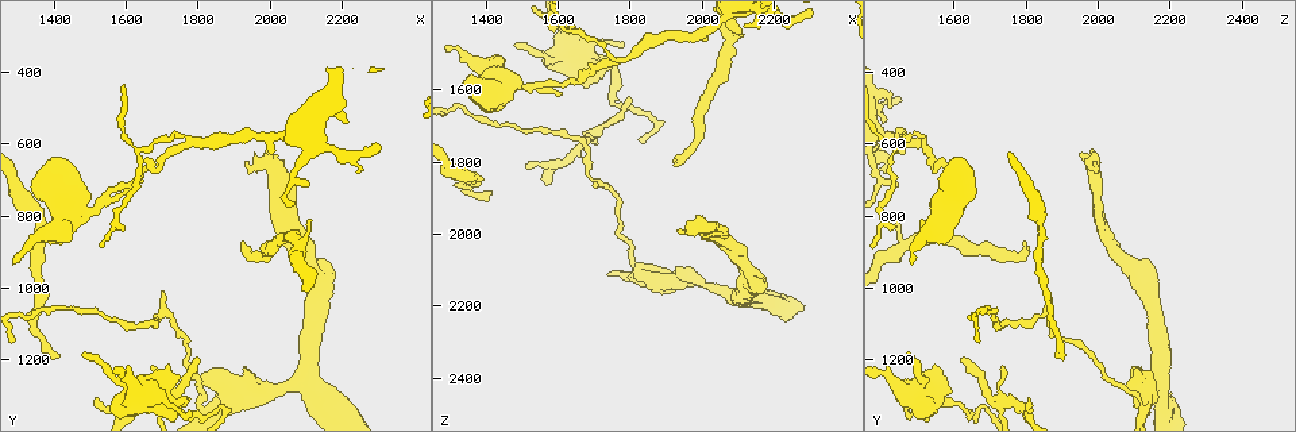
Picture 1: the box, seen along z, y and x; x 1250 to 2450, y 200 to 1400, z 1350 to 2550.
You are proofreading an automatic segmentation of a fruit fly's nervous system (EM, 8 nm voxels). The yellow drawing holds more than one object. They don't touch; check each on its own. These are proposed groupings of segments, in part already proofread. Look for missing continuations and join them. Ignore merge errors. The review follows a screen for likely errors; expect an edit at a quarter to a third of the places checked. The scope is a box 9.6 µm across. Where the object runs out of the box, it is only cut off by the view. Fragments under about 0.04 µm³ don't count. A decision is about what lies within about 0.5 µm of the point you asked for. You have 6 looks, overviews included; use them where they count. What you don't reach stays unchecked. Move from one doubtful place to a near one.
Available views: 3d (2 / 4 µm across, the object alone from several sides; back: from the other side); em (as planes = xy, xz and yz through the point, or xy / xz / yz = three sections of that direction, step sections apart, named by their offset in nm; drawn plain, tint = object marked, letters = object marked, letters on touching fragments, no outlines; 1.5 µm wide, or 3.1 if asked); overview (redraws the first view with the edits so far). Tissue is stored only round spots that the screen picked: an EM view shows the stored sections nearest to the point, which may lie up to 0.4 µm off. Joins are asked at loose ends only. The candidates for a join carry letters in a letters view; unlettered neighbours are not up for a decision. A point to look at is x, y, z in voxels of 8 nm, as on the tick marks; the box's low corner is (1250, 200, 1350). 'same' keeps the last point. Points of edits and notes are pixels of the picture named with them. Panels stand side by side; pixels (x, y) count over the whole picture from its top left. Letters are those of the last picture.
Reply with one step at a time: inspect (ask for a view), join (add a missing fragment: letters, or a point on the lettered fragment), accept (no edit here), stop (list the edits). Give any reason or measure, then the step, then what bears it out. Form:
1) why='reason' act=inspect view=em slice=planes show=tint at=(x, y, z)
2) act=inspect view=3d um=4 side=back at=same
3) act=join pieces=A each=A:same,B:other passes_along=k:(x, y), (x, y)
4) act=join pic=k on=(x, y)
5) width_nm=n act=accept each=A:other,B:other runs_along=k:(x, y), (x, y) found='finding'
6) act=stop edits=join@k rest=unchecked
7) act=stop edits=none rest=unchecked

why='thin end' act=inspect view=em slice=yz step=4 show=tint at=(1410, 1200, 1880)

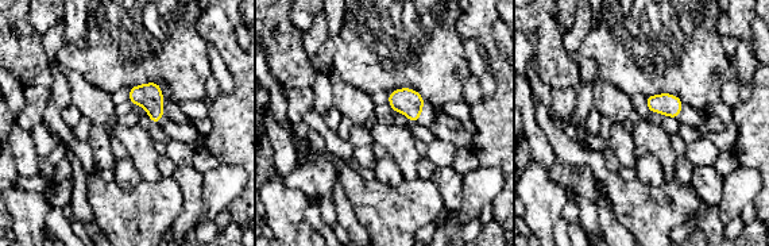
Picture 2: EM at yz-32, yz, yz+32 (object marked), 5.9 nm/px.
act=inspect view=em slice=yz step=4 show=letters at=same

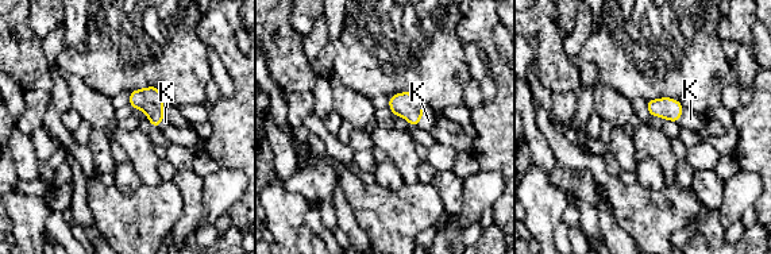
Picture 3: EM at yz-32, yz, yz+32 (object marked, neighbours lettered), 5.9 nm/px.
width_nm=80 act=join pieces=K each=K:same passes_along=3:(408, 106), (421, 116), (428, 120) found='it goes on there'

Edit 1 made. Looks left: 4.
why='branch stops here' act=inspect view=3d um=2 at=(2080, 710, 1980)

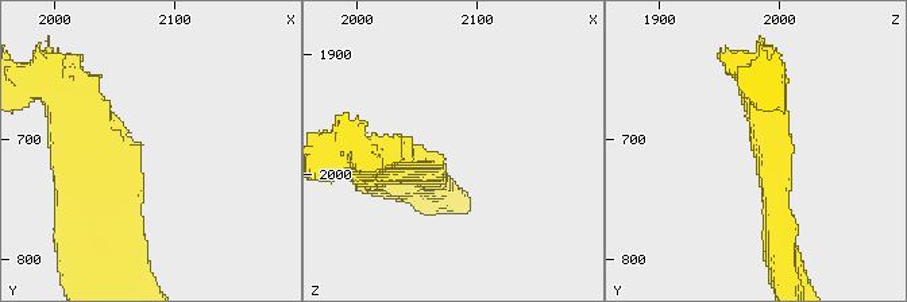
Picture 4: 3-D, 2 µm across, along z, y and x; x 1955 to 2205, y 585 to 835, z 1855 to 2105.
why='now the EM' act=inspect view=em slice=xy step=4 show=letters at=(2068, 706, 1984)

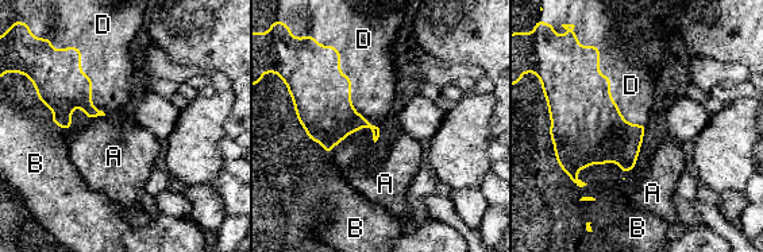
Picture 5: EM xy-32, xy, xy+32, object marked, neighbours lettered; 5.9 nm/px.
why='another direction' act=inspect view=em slice=planes show=letters at=same

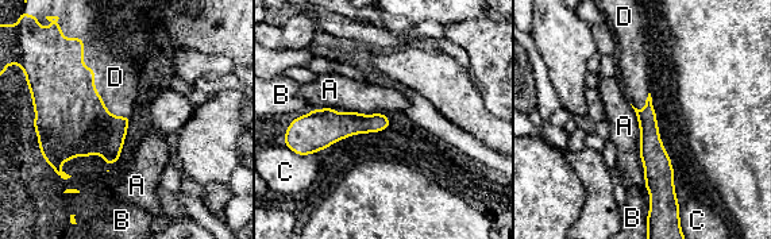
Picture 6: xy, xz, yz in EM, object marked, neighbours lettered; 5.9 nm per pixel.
act=join pieces=D each=A:other,B:other,C:other,D:same passes_along=6:(70, 116), (93, 81), (115, 77) found='the cell continues'

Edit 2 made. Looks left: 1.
why='an open end' act=inspect view=em slice=planes show=letters at=(1480, 1180, 1470)

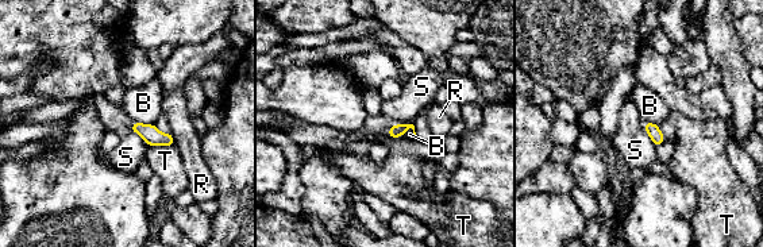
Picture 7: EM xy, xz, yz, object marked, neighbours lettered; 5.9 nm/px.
width_nm=80 act=accept each=B:other,R:other,S:other,T:other border=7:(130, 131), (135, 131), (150, 146) found='none of them fits'

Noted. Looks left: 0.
act=stop edits=join@3,join@6 rest=unchecked

